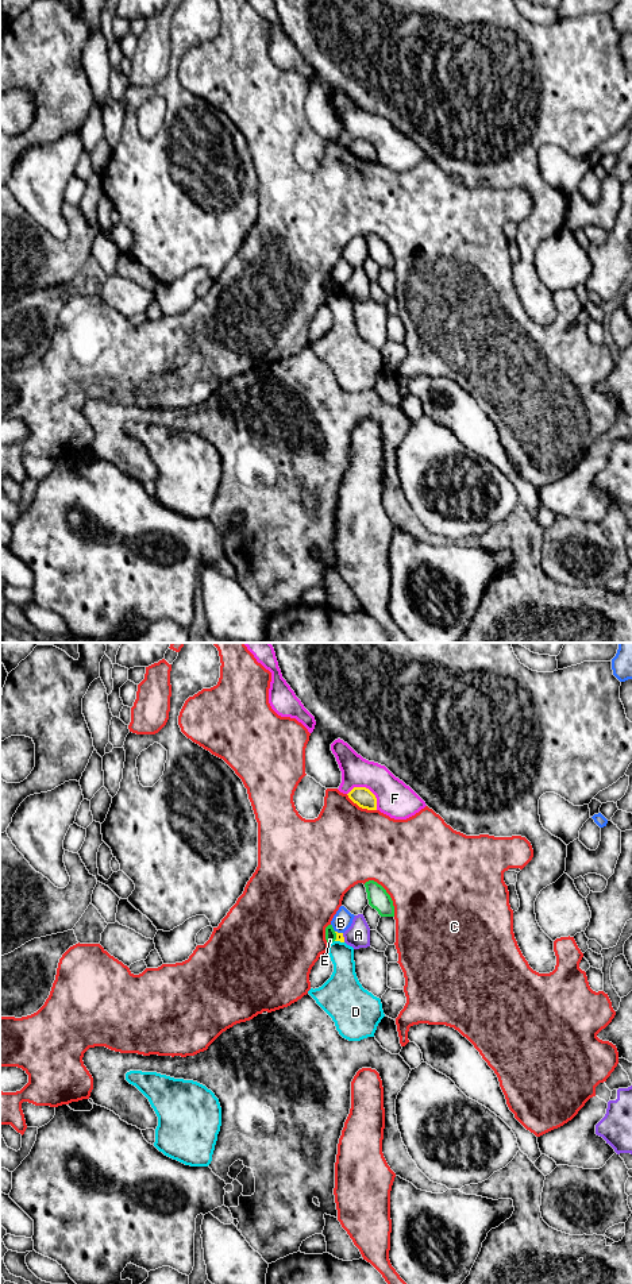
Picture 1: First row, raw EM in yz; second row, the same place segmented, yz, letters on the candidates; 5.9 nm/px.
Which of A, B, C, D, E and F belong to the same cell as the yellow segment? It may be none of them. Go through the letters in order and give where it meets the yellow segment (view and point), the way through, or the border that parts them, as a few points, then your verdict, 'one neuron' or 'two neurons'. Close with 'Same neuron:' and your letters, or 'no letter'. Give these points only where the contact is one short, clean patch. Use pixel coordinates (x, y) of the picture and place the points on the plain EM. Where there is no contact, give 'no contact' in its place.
A: meets yellow in yz at (343, 289); two neurons
B: meets yellow in yz at (339, 285); two neurons
C: meets yellow in yz at (361, 158); two neurons
D: meets yellow in yz at (339, 292); border along yz (335, 292), (343, 295); two neurons
E: meets yellow in yz at (336, 288); two neurons
F: meets yellow in yz at (367, 141); two neurons
Same neuron: no letter

